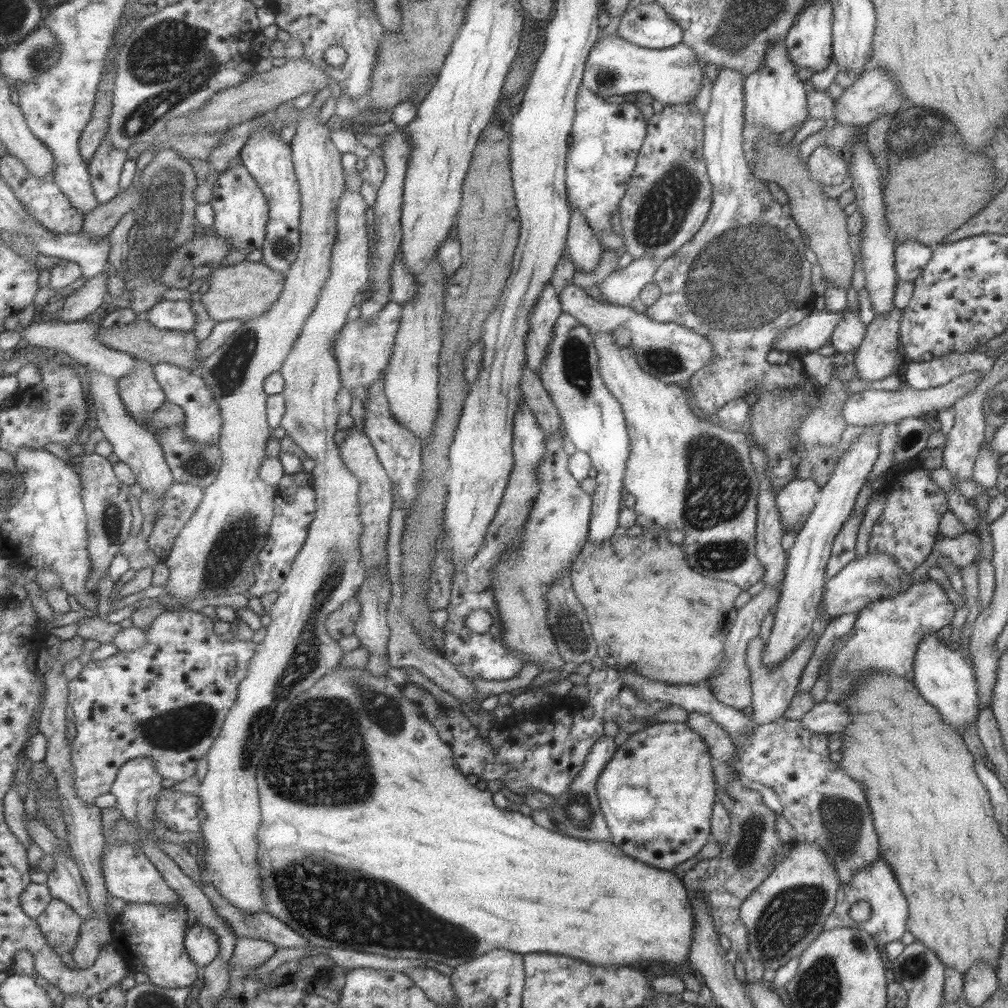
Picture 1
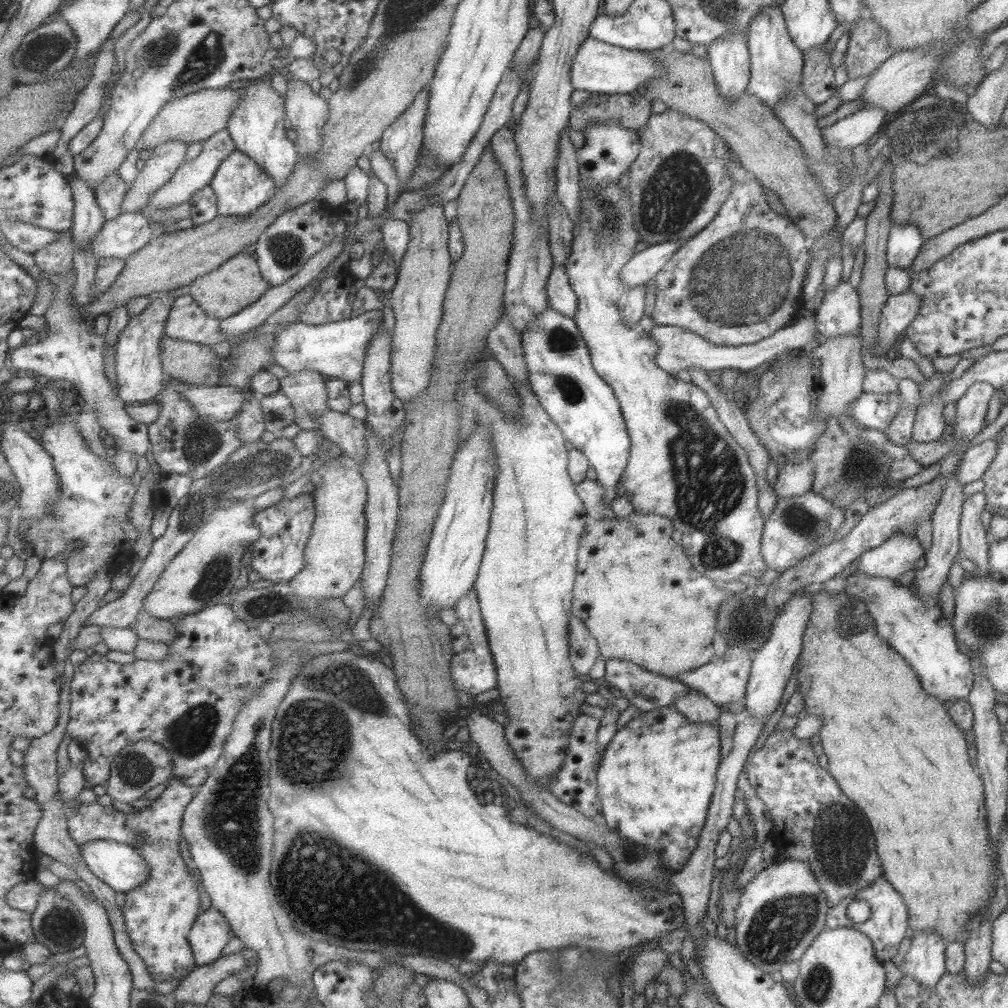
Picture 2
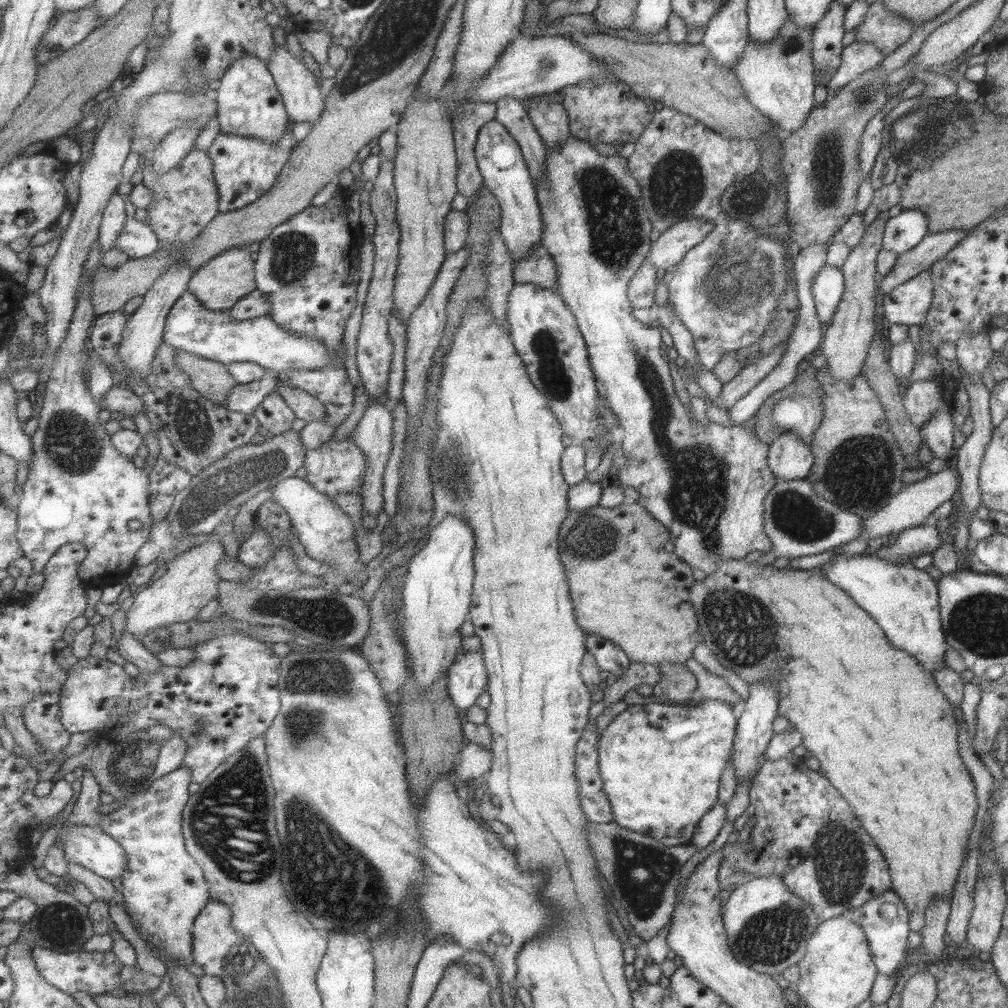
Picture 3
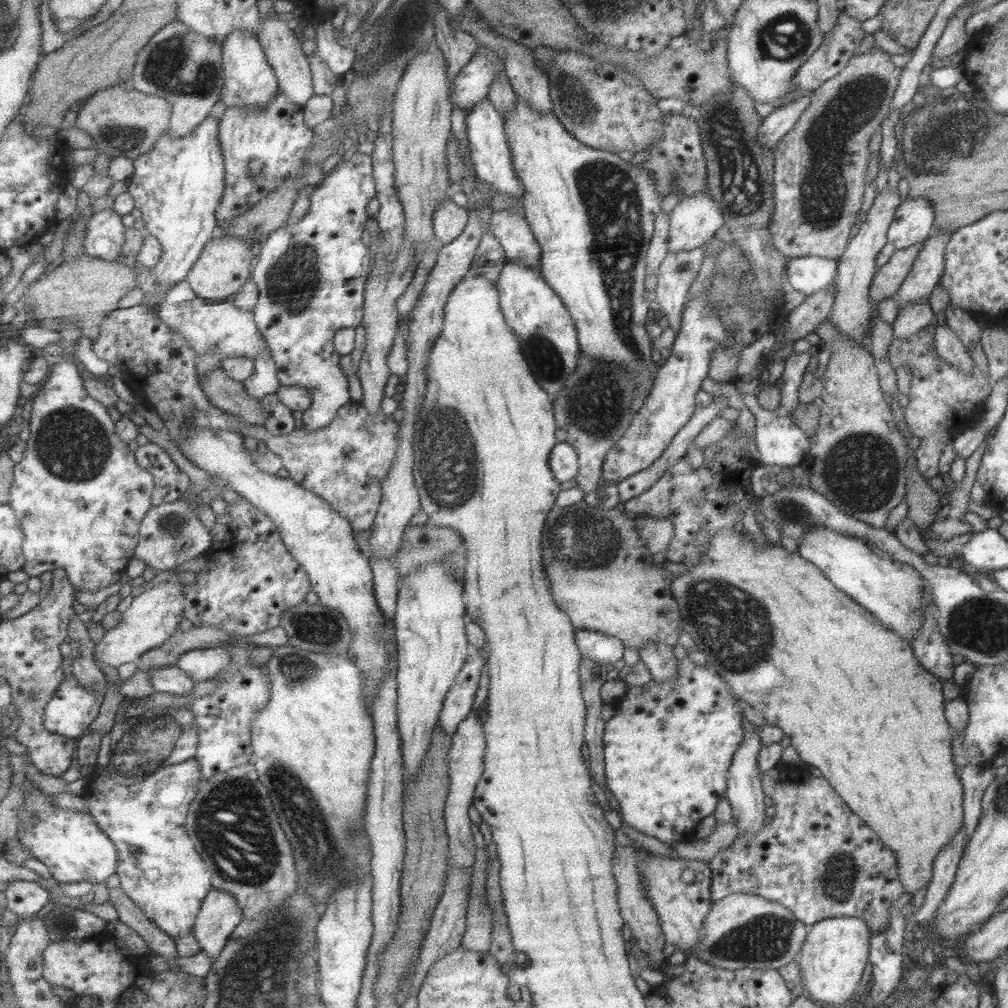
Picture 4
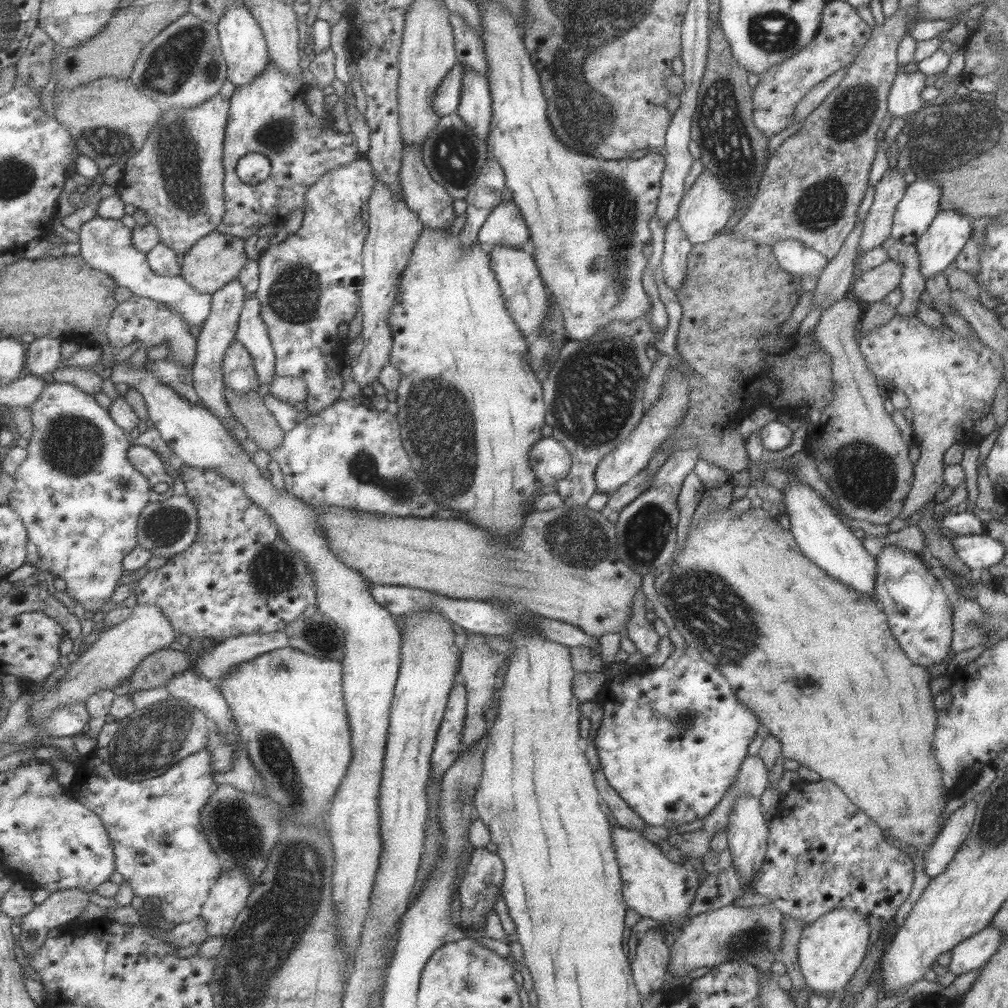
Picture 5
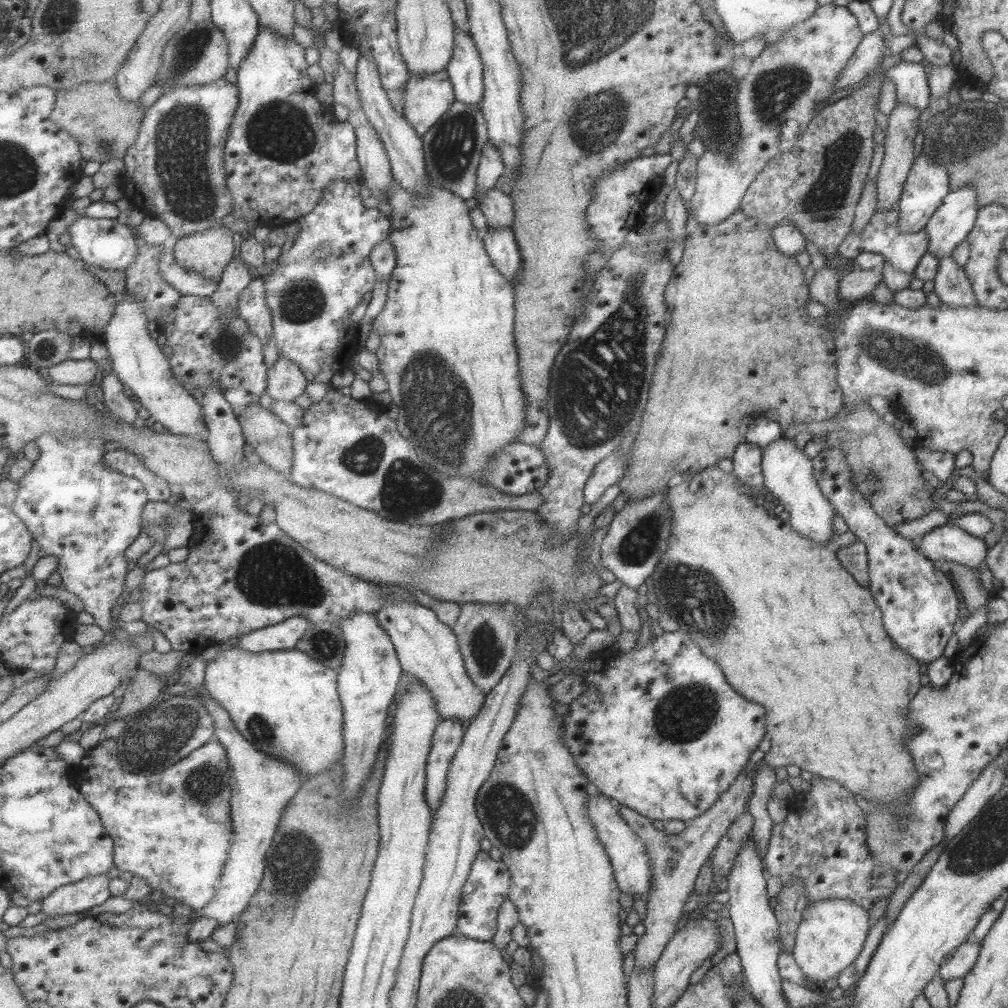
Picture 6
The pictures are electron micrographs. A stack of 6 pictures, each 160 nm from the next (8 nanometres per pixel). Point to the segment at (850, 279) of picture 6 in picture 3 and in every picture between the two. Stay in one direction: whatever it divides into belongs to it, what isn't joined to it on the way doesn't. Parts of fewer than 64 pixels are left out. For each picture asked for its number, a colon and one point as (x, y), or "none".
3: (932, 246)
4: (888, 278)
5: (872, 286)

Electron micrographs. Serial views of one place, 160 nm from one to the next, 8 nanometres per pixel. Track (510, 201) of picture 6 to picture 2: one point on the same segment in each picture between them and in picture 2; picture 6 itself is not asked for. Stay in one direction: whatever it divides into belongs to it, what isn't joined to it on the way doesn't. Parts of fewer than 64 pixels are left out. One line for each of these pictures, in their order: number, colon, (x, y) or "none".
2: (561, 297)
3: (539, 267)
4: (511, 228)
5: (506, 225)

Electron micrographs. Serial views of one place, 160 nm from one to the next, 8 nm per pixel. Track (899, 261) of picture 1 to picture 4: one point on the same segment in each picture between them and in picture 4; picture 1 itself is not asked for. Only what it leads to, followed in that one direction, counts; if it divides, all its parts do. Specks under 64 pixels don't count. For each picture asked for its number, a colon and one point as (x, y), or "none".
2: (903, 241)
3: (902, 232)
4: (913, 219)

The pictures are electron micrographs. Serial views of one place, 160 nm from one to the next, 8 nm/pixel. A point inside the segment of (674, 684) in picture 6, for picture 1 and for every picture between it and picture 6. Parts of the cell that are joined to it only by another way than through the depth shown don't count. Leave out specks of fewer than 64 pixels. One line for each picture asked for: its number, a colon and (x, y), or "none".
1: (665, 820)
2: (655, 780)
3: (660, 764)
4: (666, 750)
5: (671, 739)

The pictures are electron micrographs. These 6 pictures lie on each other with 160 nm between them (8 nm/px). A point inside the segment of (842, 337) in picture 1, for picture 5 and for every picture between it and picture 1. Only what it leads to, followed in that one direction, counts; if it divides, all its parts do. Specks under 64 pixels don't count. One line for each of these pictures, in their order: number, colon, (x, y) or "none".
2: (839, 313)
3: (827, 287)
4: (806, 274)
5: (796, 258)

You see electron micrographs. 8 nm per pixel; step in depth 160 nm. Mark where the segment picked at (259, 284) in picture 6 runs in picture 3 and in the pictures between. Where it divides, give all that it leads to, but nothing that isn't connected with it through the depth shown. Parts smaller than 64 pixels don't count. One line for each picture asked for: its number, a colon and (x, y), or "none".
3: (246, 398)
4: (265, 381)
5: (254, 335)

